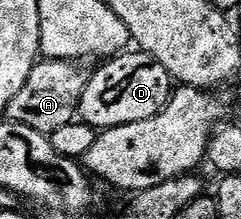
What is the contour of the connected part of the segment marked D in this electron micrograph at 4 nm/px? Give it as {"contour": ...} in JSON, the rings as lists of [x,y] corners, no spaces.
{"contour":[[[126,50],[112,58],[106,59],[105,64],[98,72],[94,71],[87,82],[87,90],[83,90],[81,99],[81,111],[79,120],[82,124],[90,124],[98,130],[123,126],[131,122],[143,122],[147,118],[155,118],[167,106],[175,91],[175,81],[171,74],[167,74],[166,68],[151,54],[140,50]]]}

